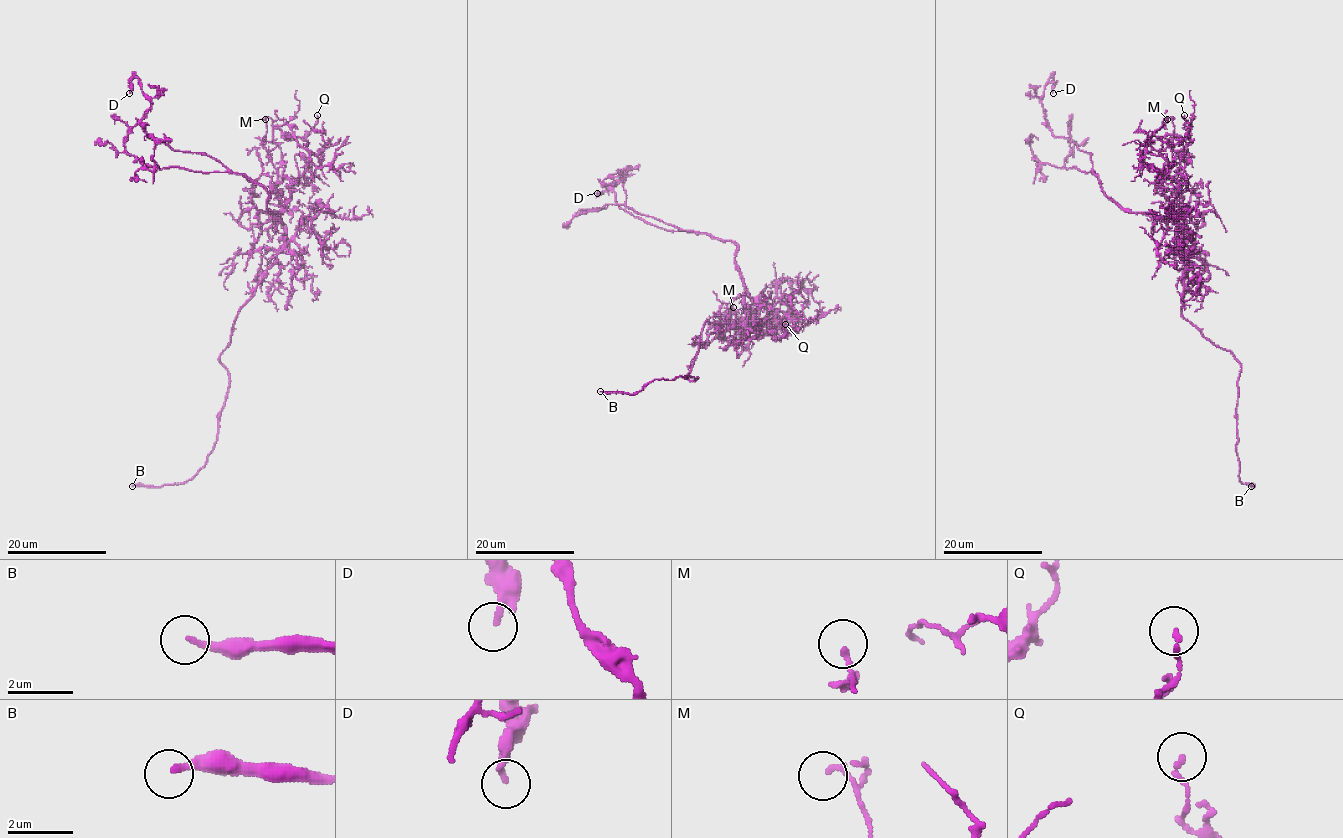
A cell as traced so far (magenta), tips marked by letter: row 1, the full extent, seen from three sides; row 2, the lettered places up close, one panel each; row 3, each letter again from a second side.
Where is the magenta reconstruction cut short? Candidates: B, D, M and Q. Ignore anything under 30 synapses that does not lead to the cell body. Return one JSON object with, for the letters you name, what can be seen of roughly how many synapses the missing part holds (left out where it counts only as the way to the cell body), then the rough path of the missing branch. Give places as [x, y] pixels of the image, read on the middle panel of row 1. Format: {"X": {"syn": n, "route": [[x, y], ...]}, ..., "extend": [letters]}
{"B": {"route": [[600, 391], [585, 389], [603, 411], [601, 426], [585, 427], [584, 432]]}, "extend": ["B"]}

